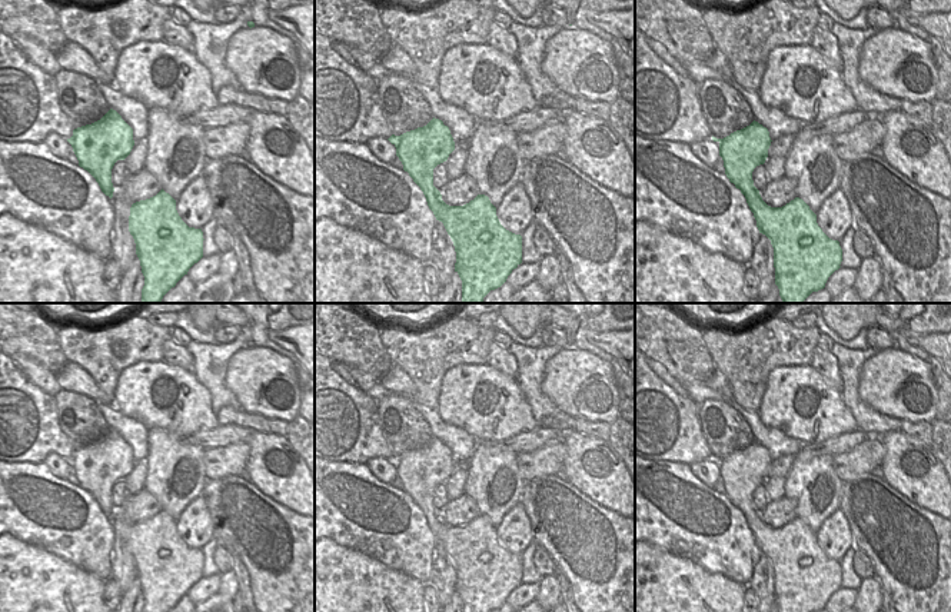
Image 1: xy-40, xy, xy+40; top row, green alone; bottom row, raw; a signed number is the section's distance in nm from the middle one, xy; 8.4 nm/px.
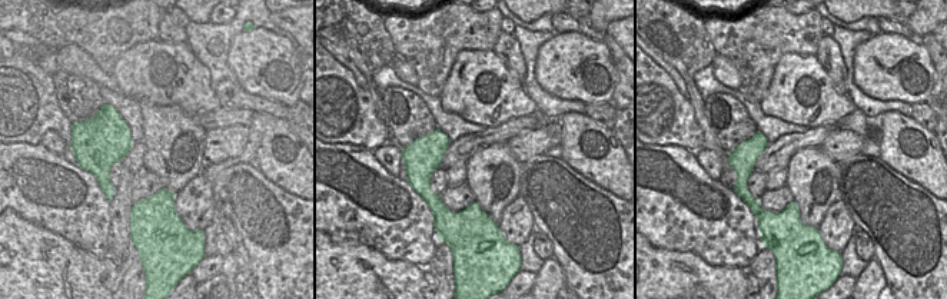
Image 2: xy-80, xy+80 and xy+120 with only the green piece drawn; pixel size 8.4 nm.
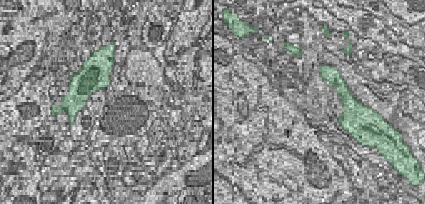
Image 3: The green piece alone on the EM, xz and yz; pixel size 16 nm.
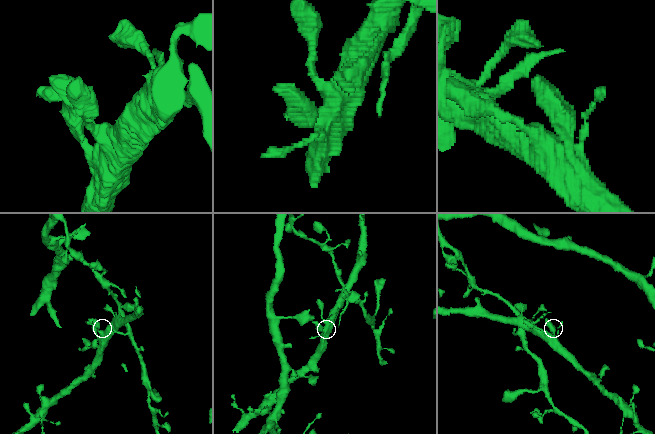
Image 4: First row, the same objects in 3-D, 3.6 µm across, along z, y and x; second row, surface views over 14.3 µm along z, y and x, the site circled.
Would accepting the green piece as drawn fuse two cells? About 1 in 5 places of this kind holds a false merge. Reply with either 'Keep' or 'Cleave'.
Keep.

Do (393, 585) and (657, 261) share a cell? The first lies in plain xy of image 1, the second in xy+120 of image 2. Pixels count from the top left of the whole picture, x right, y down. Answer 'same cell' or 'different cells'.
same cell

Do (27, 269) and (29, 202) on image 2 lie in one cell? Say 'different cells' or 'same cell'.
different cells

